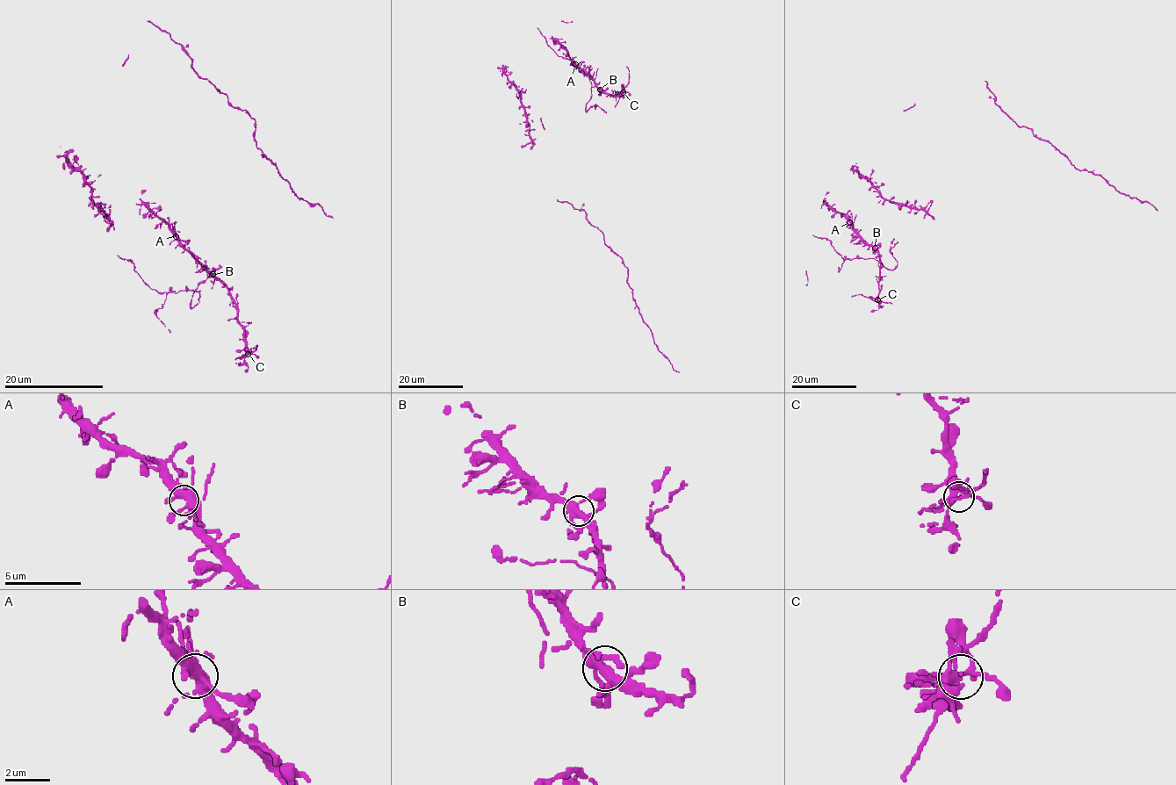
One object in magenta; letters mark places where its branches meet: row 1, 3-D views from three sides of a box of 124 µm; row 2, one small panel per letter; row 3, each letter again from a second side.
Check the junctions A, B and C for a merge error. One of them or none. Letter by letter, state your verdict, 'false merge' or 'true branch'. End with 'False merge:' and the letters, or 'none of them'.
A: true branch
B: true branch
C: false merge
False merge: C

